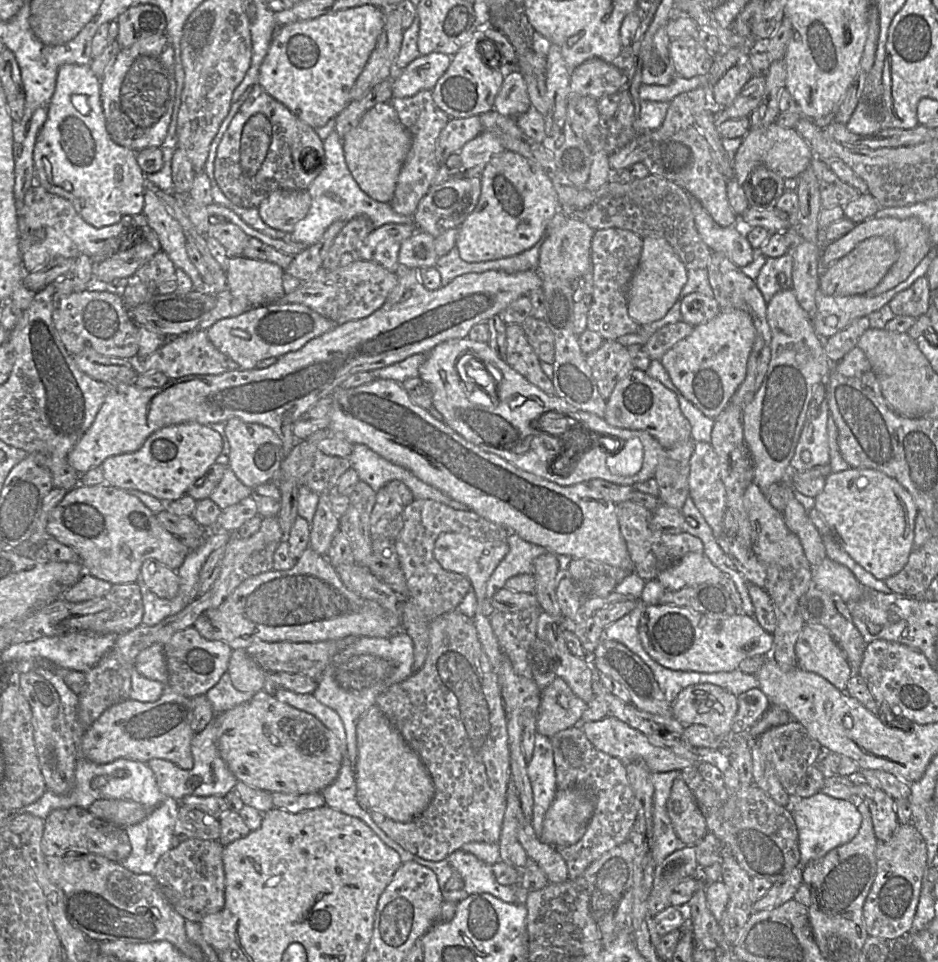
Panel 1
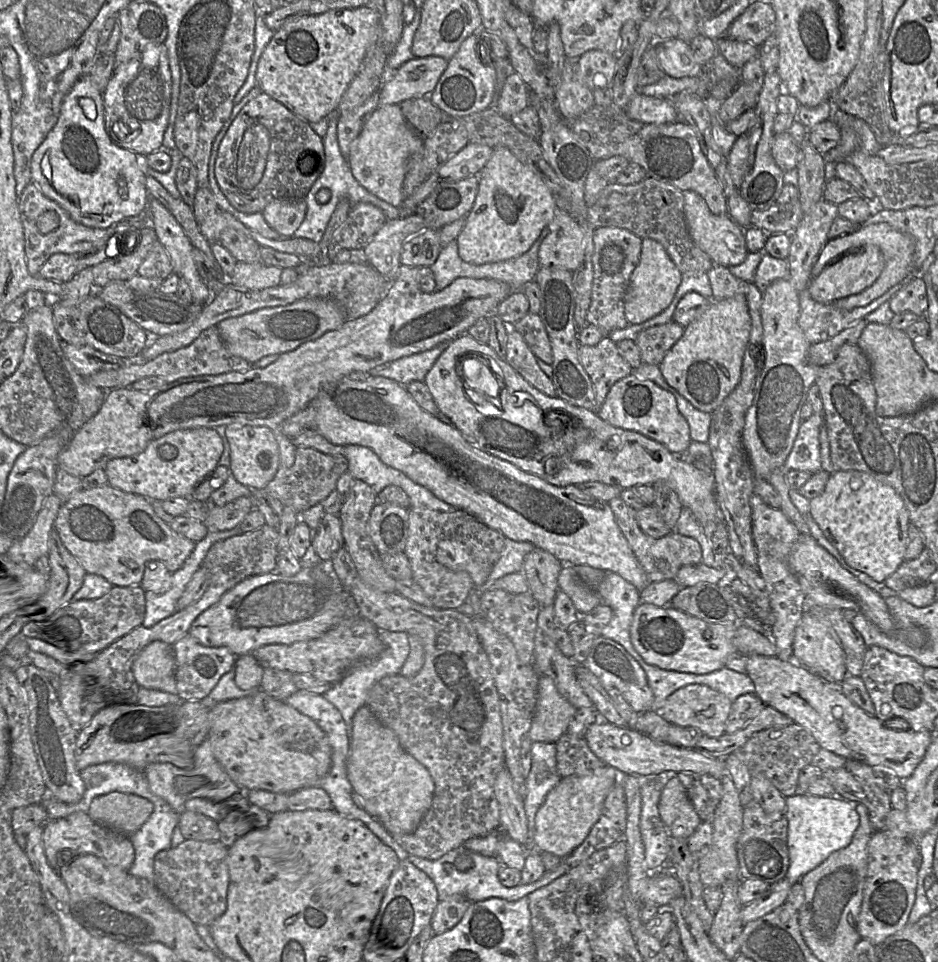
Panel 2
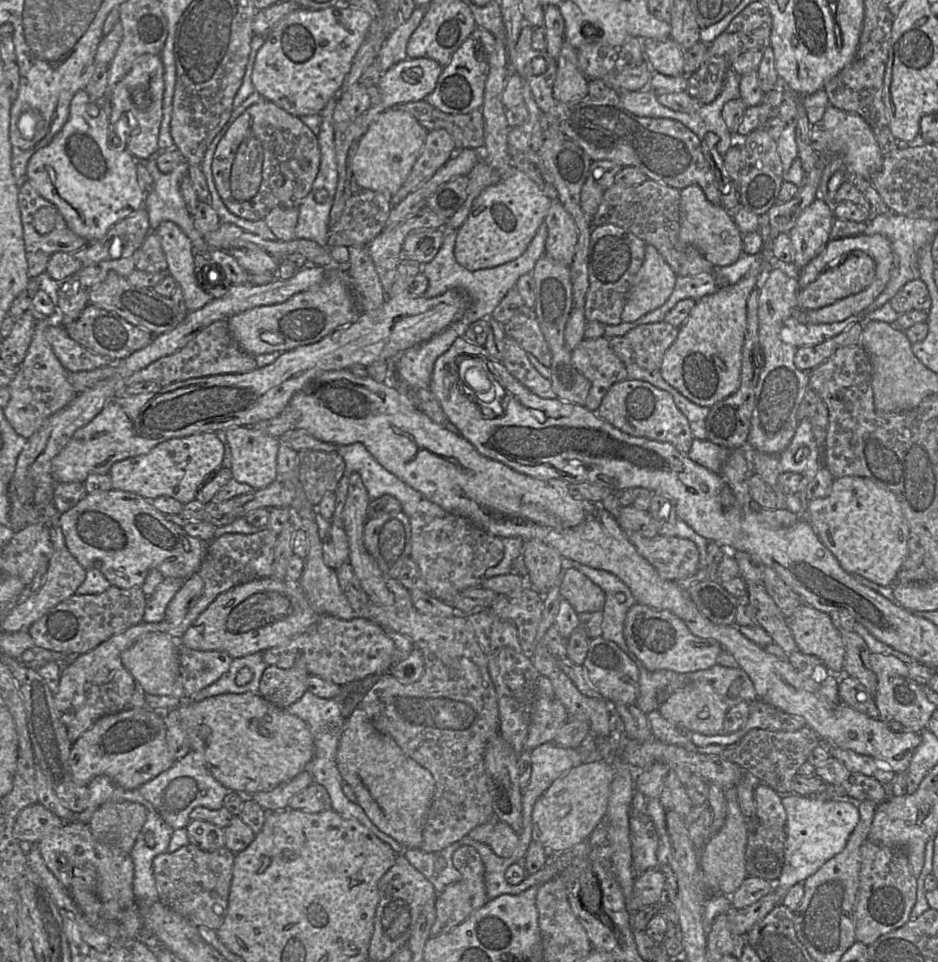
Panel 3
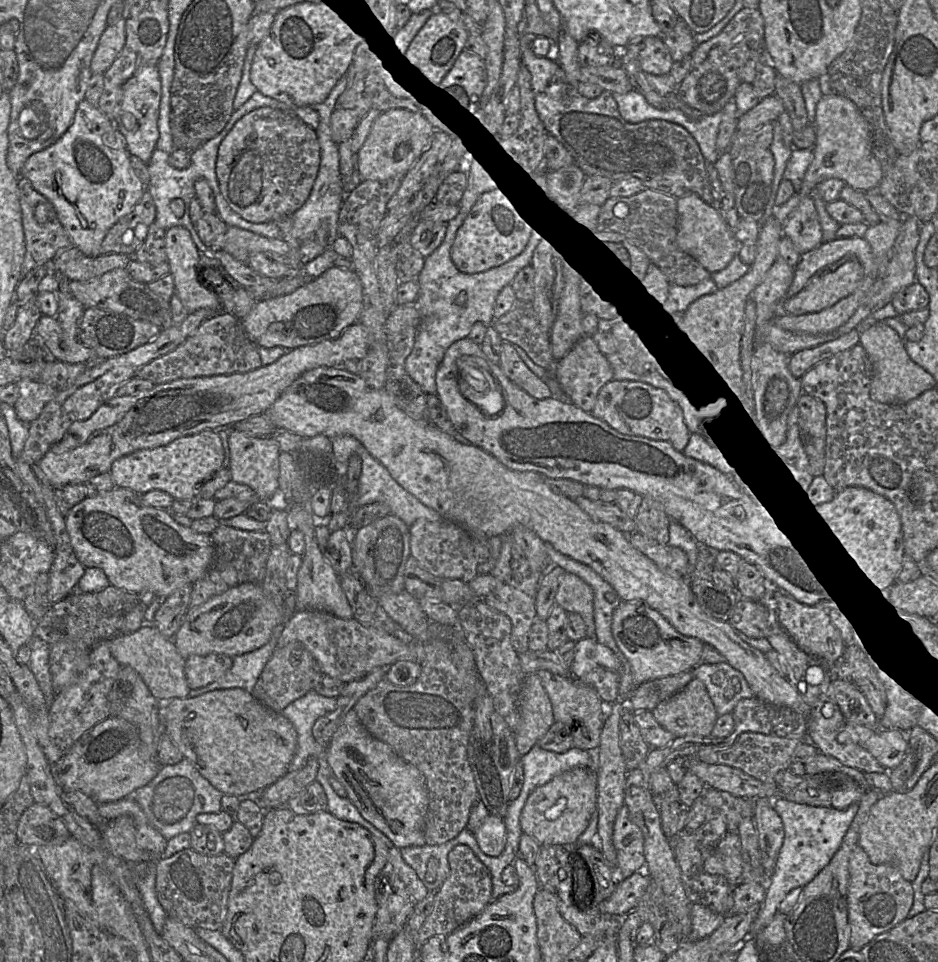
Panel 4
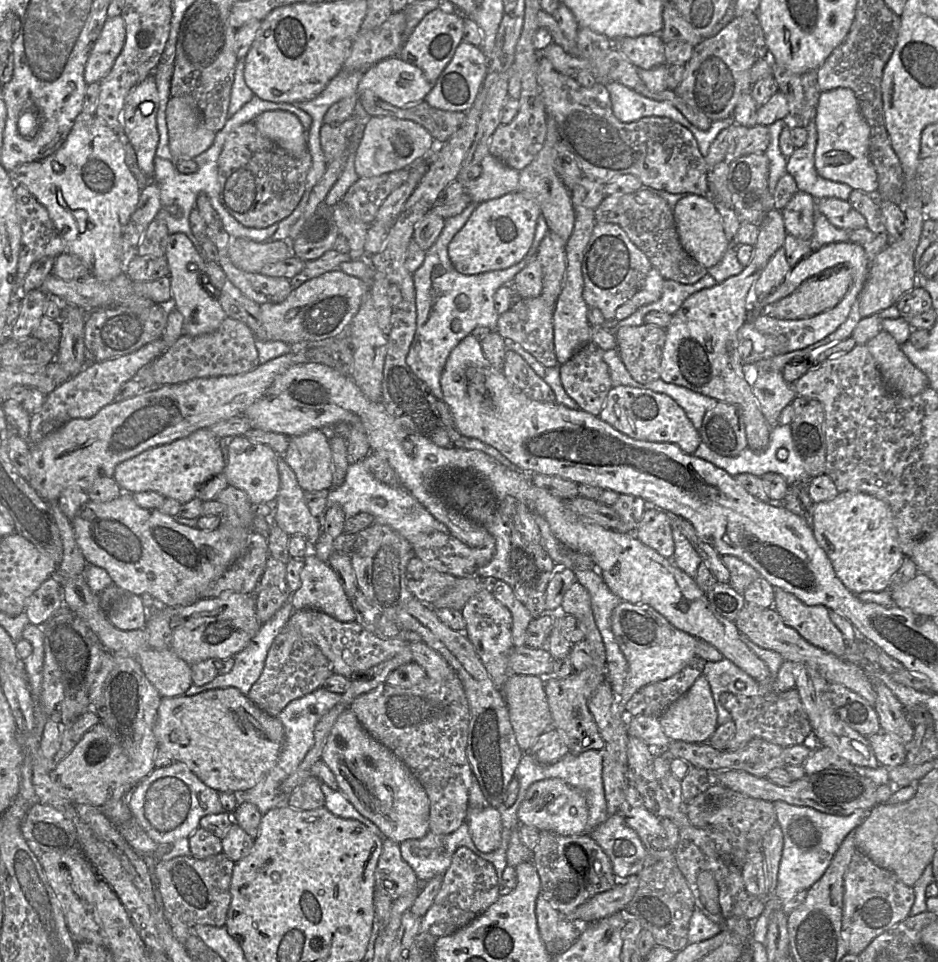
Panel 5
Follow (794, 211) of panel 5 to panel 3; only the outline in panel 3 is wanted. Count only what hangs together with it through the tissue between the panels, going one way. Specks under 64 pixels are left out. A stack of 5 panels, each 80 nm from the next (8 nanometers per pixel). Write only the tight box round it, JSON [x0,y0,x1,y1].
[788,198,834,274]

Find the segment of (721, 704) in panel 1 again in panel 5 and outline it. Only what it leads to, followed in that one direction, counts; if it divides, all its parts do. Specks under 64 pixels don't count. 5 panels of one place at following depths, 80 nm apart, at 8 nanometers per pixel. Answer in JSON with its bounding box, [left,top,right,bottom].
[658,674,717,742]

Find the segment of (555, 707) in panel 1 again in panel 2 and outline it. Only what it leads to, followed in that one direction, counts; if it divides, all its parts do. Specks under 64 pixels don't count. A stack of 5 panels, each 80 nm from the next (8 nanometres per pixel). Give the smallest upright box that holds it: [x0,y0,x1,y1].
[527,675,577,742]

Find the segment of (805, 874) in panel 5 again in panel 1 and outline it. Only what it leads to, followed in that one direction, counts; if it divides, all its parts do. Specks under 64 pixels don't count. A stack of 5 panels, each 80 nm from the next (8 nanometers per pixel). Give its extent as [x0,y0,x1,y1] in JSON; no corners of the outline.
[790,792,862,865]

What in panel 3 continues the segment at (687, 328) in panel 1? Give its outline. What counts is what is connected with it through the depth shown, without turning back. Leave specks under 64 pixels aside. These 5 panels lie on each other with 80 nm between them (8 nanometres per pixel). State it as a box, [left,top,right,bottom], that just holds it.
[624,321,679,371]

